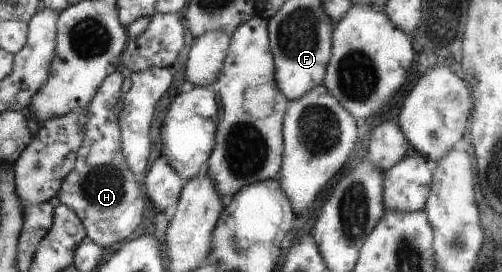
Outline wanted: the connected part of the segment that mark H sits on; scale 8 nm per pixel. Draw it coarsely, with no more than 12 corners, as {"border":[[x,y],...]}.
{"border":[[122,70],[88,111],[62,203],[104,248],[128,240],[146,196],[123,151]]}

